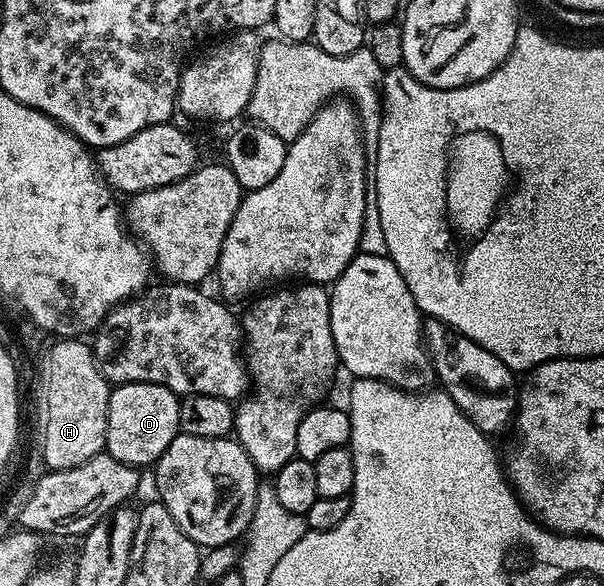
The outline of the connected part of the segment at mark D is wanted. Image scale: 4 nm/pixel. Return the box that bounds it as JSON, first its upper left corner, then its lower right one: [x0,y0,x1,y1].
[104,382,181,468]

